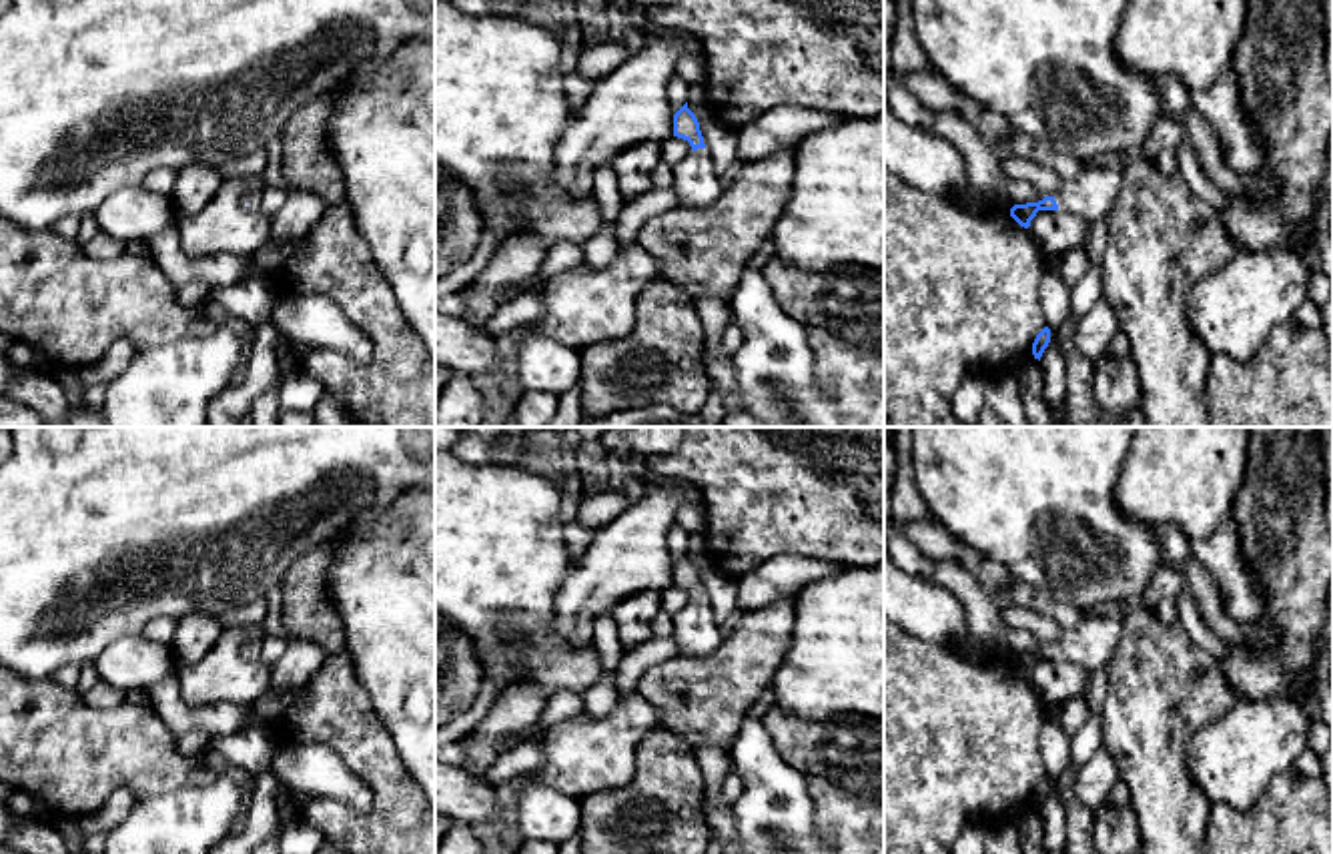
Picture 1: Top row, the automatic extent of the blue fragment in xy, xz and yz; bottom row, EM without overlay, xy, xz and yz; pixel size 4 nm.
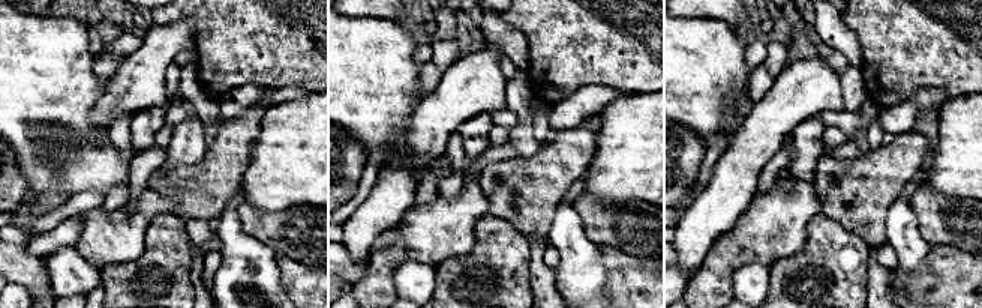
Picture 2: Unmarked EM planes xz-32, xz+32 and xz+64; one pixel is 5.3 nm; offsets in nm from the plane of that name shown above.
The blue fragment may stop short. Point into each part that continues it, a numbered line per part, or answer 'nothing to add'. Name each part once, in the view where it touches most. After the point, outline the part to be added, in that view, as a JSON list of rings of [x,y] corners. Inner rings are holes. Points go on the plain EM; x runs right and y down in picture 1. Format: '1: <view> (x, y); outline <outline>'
1: xz (696, 632); outline [[[706,597],[692,599],[682,611],[674,613],[674,639],[680,658],[708,658],[724,642],[712,605]]]

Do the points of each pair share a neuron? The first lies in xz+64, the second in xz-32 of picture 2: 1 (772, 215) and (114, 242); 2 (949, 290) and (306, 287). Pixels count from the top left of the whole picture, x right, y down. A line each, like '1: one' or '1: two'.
1: one
2: one

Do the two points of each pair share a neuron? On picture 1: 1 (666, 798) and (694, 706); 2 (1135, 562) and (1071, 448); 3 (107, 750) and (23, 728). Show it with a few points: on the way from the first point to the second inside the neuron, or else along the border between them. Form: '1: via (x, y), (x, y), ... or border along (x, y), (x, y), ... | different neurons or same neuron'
1: border along (658, 726), (676, 732), (694, 750) | different neurons
2: via (1119, 534), (1071, 486), (1071, 476) | same neuron
3: via (87, 750), (59, 750), (43, 738) | same neuron

